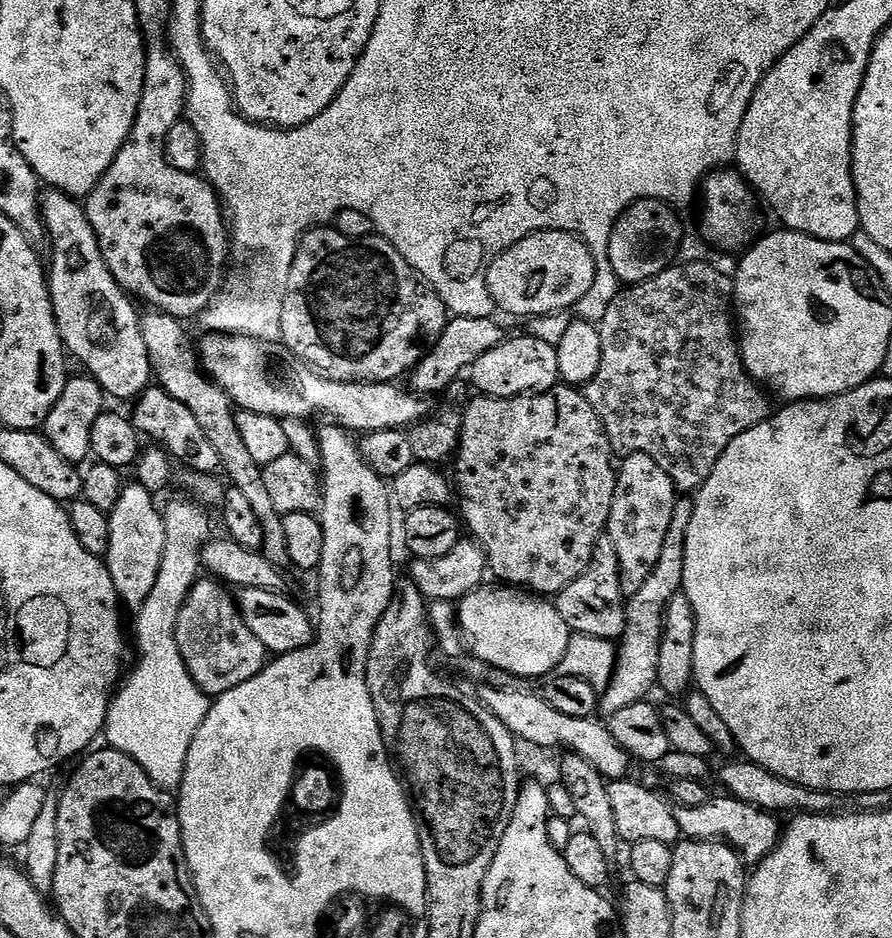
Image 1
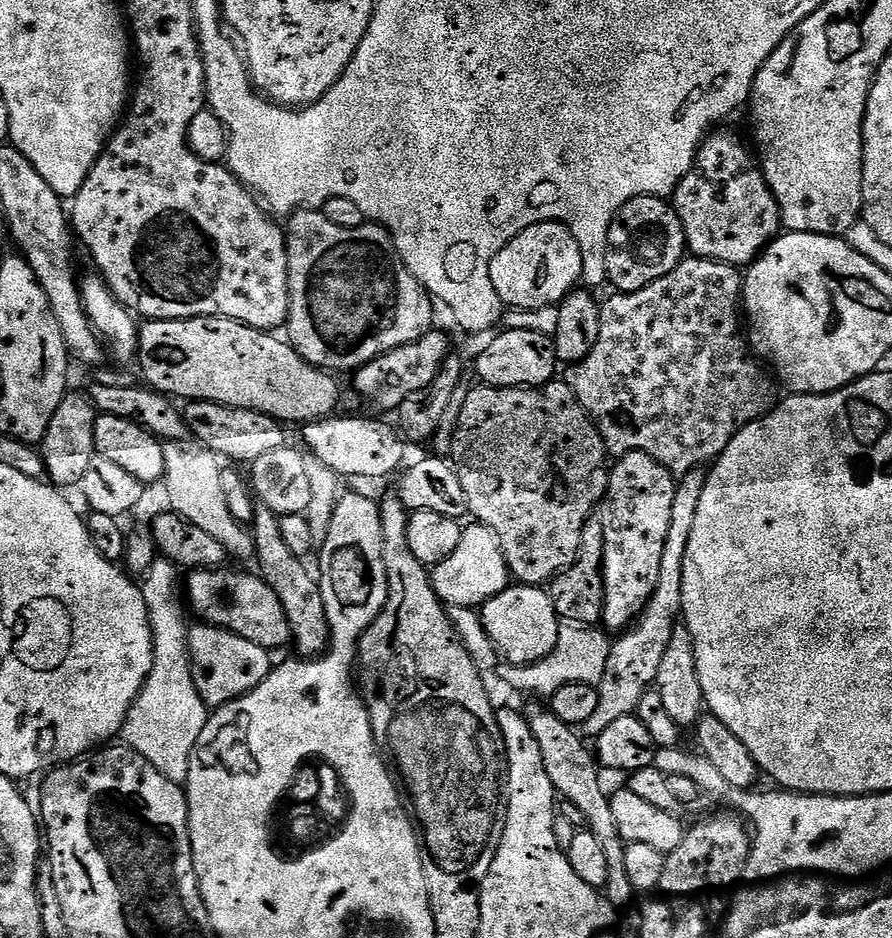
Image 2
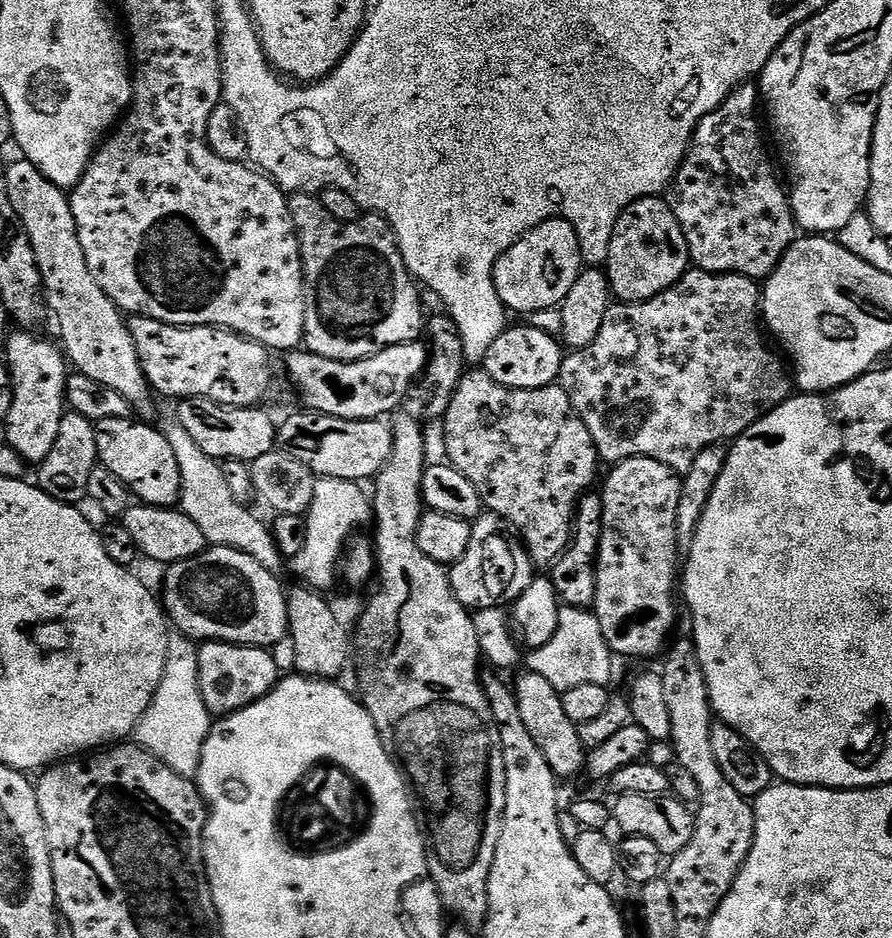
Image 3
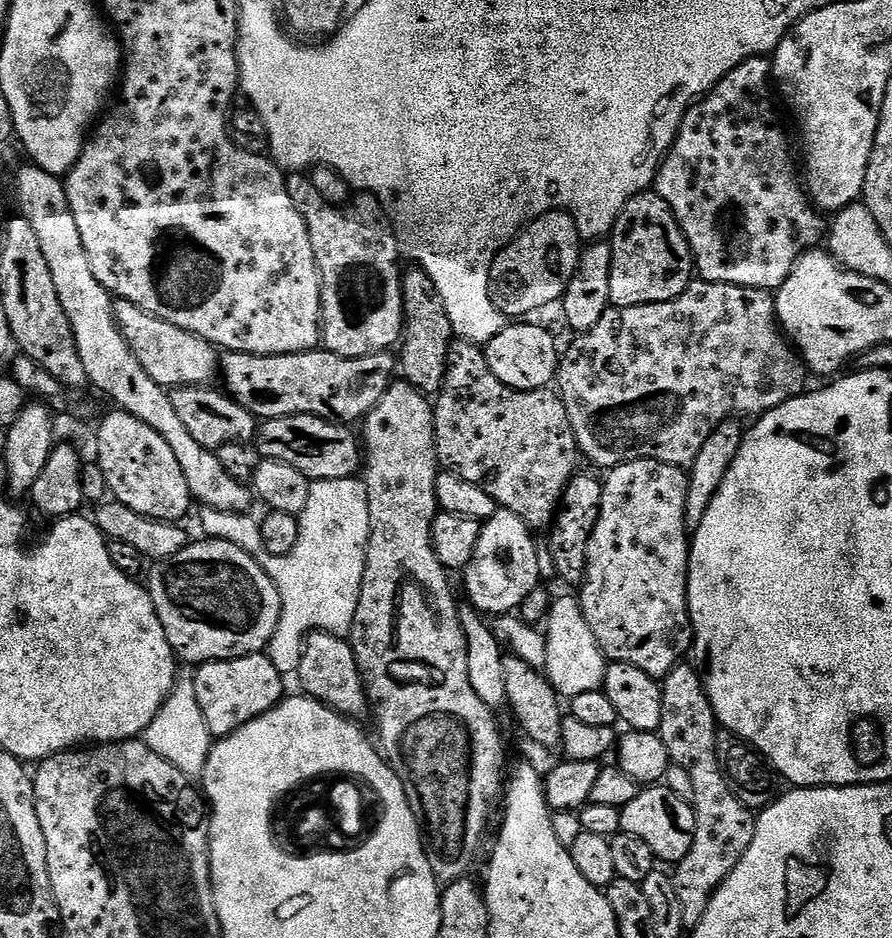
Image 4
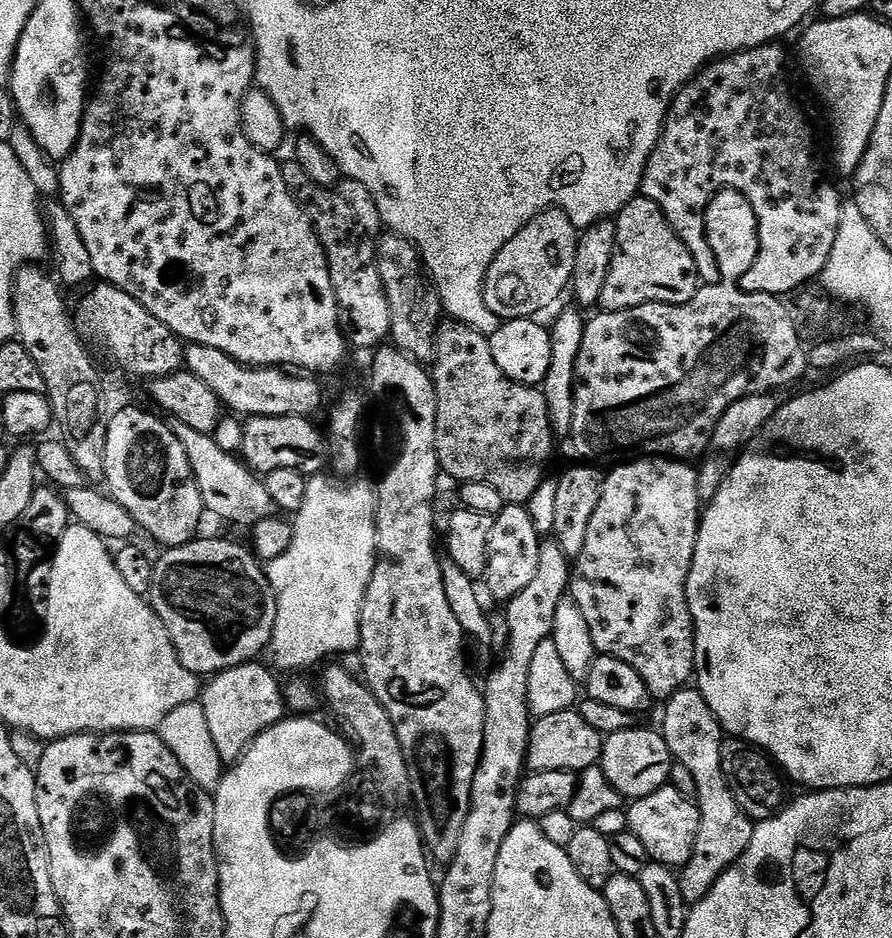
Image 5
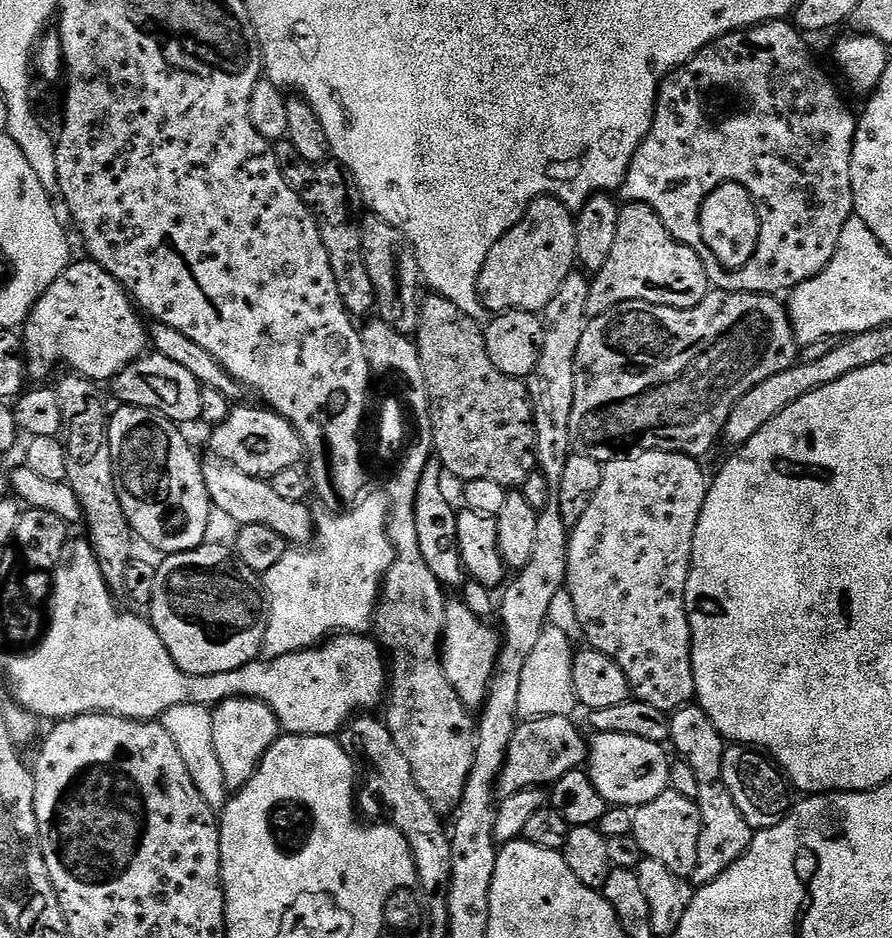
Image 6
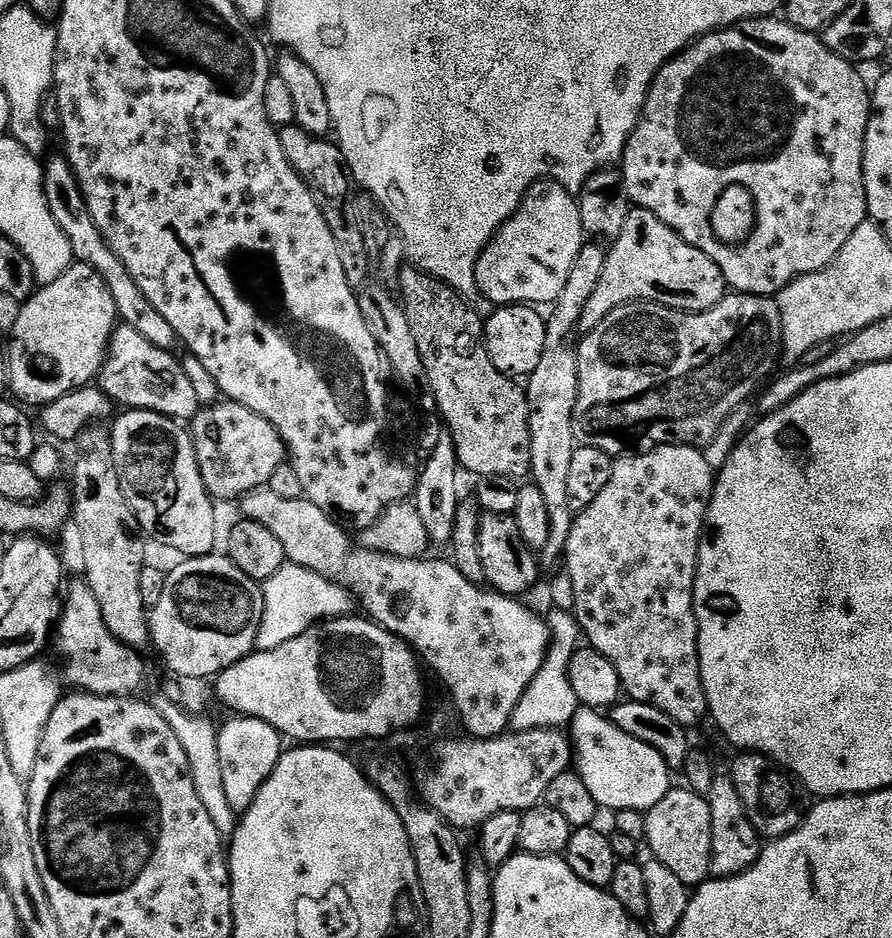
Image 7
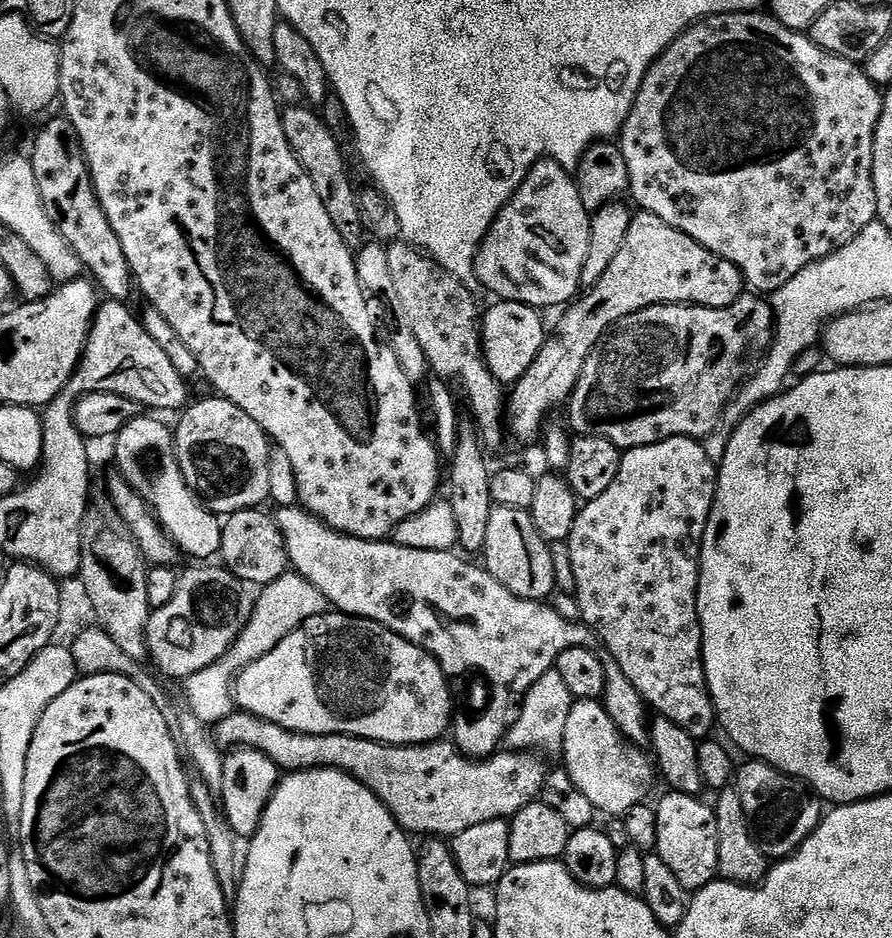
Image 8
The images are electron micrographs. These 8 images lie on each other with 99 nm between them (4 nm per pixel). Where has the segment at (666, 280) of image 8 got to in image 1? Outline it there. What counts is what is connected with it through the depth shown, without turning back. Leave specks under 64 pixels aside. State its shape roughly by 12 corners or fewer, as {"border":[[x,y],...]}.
{"border":[[636,200],[616,220],[608,261],[625,285],[664,272],[684,228],[677,209]]}

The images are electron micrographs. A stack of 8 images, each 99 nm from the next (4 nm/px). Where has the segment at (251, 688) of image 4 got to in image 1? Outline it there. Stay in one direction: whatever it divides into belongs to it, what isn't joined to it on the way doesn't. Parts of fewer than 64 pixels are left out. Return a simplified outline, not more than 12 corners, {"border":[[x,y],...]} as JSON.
{"border":[[201,578],[178,614],[190,678],[210,698],[270,660],[237,597]]}

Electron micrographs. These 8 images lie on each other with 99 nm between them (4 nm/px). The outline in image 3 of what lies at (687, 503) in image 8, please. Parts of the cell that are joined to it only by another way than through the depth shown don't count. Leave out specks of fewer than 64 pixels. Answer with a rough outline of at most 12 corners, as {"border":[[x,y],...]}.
{"border":[[645,456],[602,487],[591,611],[617,657],[676,620],[681,477]]}

